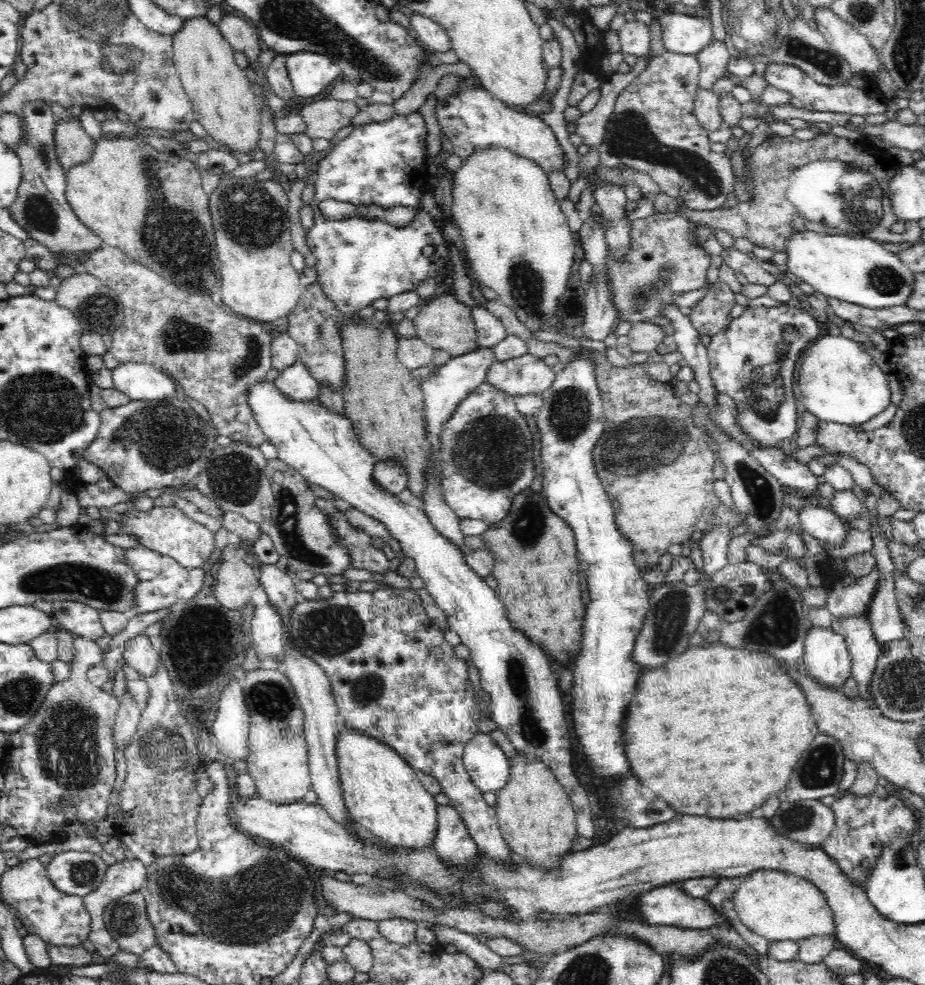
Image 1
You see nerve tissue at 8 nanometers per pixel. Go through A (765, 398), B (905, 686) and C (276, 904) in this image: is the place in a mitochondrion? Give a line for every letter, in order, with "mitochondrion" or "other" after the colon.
A: mitochondrion
B: mitochondrion
C: mitochondrion

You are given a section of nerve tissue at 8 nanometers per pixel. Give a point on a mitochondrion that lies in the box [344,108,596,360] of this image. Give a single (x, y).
(526, 284)

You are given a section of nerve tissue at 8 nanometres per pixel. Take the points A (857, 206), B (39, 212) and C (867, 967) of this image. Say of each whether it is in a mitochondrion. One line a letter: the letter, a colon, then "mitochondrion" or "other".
A: mitochondrion
B: mitochondrion
C: other

